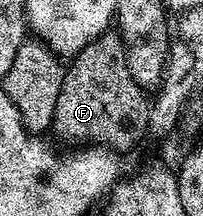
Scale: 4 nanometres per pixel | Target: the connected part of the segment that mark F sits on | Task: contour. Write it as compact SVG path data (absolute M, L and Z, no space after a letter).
M105 32L71 55L50 130L64 142L91 144L121 152L138 145L140 137L149 133L149 109L149 95L135 82L127 68L127 48L123 38L116 32Z

